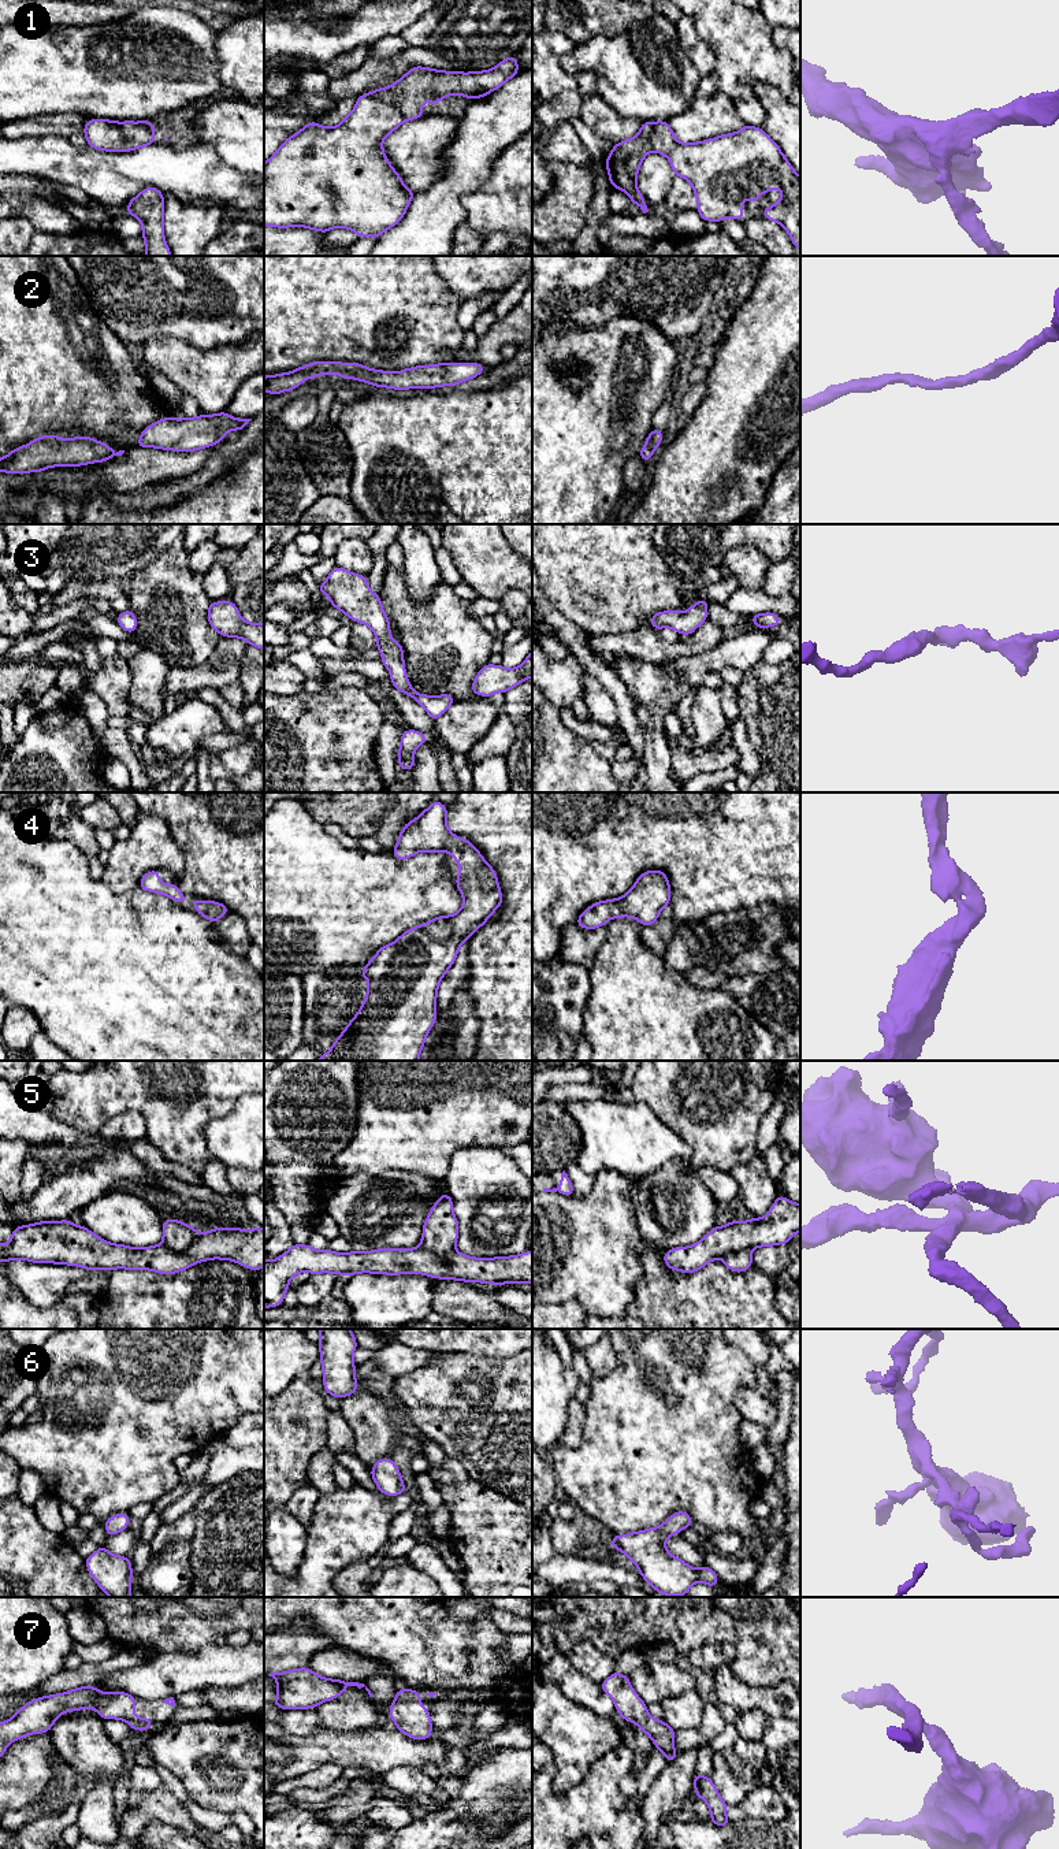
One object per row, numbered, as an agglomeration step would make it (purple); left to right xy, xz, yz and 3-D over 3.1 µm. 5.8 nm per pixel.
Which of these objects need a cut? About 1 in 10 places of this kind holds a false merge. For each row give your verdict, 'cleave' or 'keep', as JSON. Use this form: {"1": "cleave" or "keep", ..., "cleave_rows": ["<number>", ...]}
{"1": "cleave", "2": "keep", "3": "keep", "4": "keep", "5": "cleave", "6": "keep", "7": "keep", "cleave_rows": ["1", "5"]}

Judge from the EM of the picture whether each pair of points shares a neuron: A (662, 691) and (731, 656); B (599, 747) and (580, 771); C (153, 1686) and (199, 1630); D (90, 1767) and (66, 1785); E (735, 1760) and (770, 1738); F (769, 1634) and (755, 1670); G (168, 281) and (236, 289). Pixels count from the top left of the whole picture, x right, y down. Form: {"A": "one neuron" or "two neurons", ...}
{"A": "one neuron", "B": "two neurons", "C": "two neurons", "D": "two neurons", "E": "two neurons", "F": "one neuron", "G": "one neuron"}

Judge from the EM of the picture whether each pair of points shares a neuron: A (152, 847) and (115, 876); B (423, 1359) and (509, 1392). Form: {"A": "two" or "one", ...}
{"A": "one", "B": "two"}

